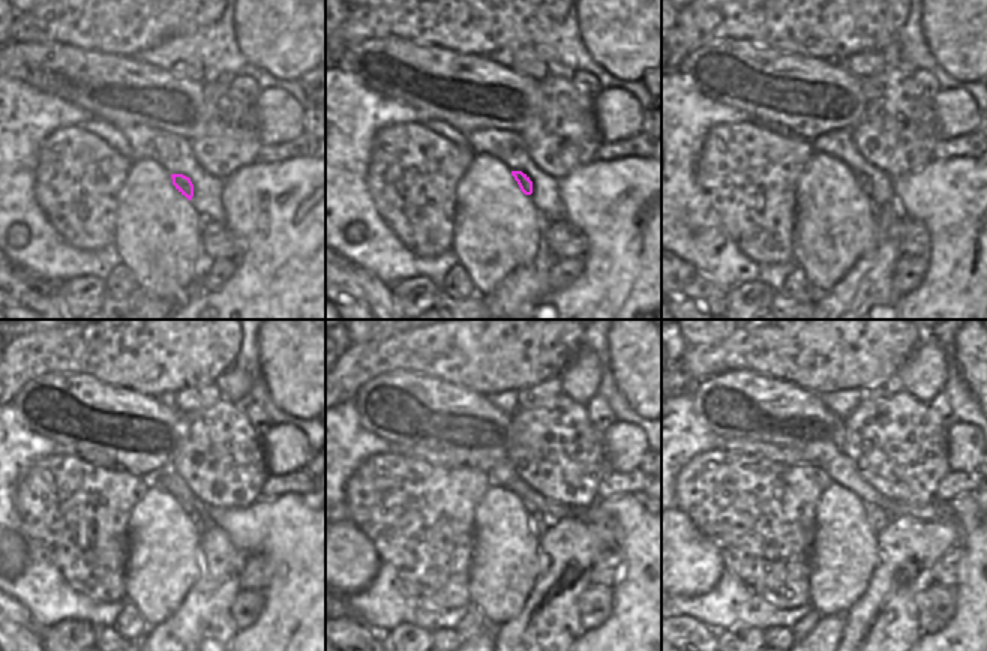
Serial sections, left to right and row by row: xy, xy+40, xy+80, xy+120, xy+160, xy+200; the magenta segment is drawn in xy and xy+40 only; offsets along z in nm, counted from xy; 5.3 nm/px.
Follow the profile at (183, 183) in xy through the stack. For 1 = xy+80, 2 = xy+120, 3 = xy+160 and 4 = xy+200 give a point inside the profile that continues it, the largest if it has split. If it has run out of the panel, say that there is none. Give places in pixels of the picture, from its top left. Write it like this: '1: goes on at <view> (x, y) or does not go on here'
1: goes on at xy+80 (863, 182)
2: goes on at xy+120 (195, 518)
3: goes on at xy+160 (536, 516)
4: goes on at xy+200 (878, 518)

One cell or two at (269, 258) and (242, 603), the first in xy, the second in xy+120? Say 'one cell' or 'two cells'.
two cells

